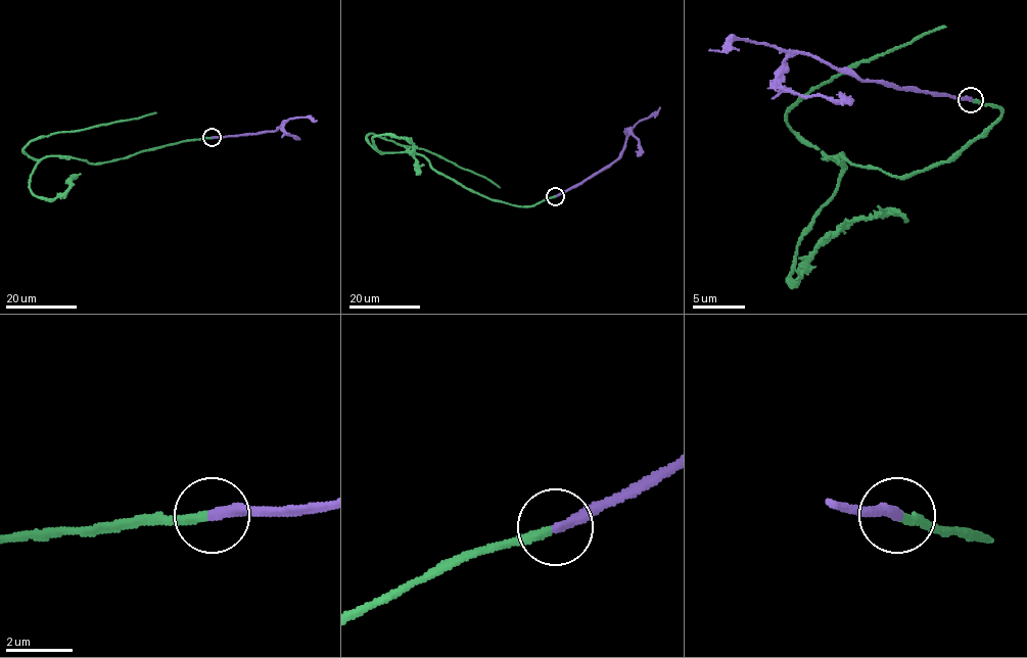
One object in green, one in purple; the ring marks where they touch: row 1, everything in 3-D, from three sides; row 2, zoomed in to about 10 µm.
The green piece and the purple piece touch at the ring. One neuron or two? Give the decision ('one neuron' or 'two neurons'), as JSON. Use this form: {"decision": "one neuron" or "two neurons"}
{"decision": "one neuron"}

